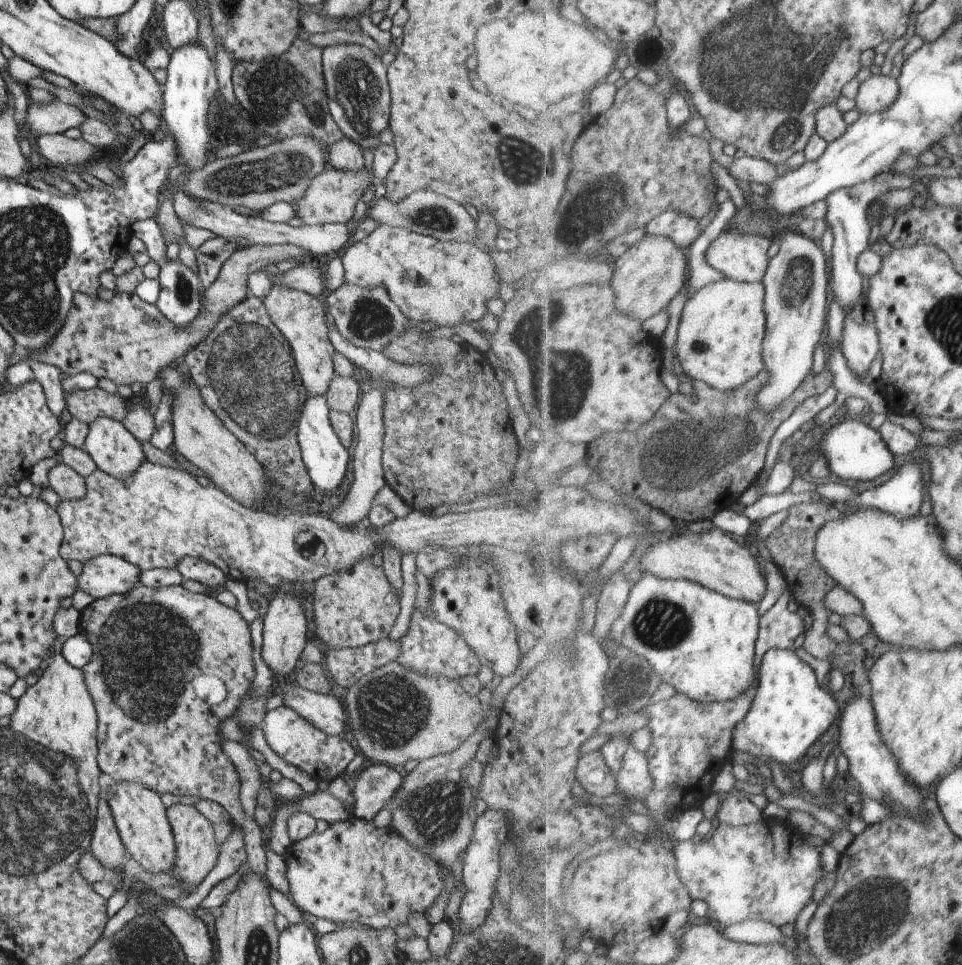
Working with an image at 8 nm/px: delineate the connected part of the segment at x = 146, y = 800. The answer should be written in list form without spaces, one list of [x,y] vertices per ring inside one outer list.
[[[121,781],[114,783],[105,795],[100,796],[106,800],[109,805],[112,817],[119,833],[121,842],[123,843],[128,858],[133,858],[141,865],[141,868],[149,874],[159,874],[159,872],[168,872],[172,870],[174,860],[176,859],[176,848],[173,840],[173,833],[170,829],[168,818],[166,817],[166,807],[159,799],[160,795],[139,783],[131,783],[129,781]]]

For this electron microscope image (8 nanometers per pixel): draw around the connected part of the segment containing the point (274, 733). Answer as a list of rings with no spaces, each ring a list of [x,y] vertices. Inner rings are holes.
[[[285,705],[269,710],[261,721],[262,733],[269,748],[286,763],[303,770],[319,785],[339,777],[357,753],[348,738],[326,735]]]

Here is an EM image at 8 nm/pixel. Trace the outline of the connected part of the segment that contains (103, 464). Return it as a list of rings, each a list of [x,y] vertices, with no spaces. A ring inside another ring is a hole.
[[[99,417],[88,424],[87,436],[82,448],[93,459],[97,469],[113,478],[124,481],[145,461],[140,443],[123,428],[120,422],[107,417]]]

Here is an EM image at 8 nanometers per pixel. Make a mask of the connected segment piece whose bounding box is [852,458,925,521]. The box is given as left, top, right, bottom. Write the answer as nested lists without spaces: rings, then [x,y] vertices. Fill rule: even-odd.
[[[919,458],[904,463],[887,482],[863,491],[852,503],[855,506],[871,506],[906,521],[919,515],[925,496],[925,480],[919,466]]]

